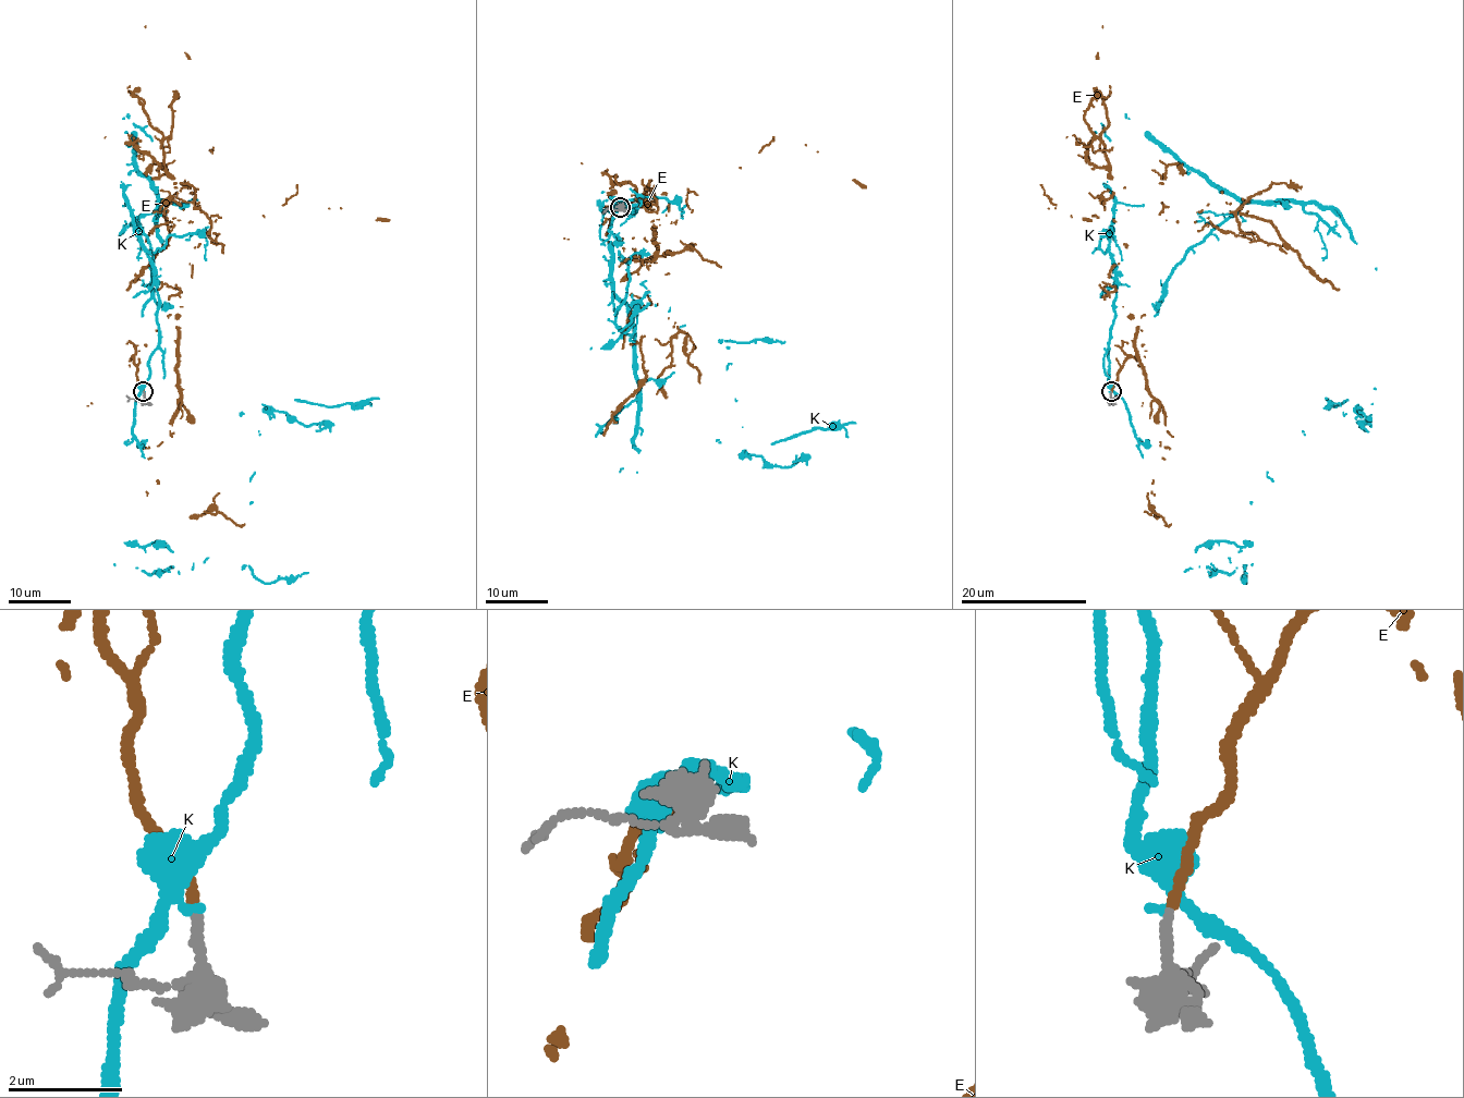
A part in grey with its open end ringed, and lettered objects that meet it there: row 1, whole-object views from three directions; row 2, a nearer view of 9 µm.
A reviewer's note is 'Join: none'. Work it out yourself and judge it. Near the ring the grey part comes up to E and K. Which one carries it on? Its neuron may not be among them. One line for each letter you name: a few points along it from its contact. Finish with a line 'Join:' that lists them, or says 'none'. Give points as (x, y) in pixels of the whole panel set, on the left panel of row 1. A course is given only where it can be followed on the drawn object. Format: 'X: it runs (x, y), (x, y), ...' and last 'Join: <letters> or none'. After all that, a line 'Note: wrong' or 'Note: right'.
E: it runs (143, 392), (132, 357), (198, 245), (183, 209), (149, 233), (156, 214), (169, 241), (126, 290)
Join: E
Note: wrong

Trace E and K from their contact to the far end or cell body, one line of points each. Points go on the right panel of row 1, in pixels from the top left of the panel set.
E: (1110, 392), (1145, 351), (1141, 316), (1105, 290), (1127, 209), (1233, 233), (1246, 214), (1268, 220), (1339, 290)
K: (1110, 392), (1119, 284), (1164, 284), (1244, 203), (1317, 202), (1339, 214), (1375, 268), (1371, 404)

